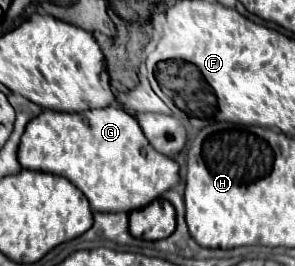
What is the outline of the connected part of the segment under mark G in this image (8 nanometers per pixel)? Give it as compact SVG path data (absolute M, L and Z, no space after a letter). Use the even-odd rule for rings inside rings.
M118 106L90 112L42 110L20 138L18 162L22 168L50 172L78 186L96 212L130 212L144 208L180 180L178 164L156 152L138 122Z

